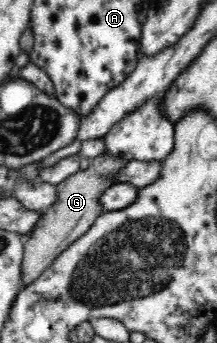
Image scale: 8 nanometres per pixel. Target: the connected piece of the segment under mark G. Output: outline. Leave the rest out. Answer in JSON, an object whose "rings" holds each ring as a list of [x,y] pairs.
{"rings":[[[103,152],[89,160],[84,171],[80,170],[55,187],[56,197],[54,203],[44,209],[42,219],[38,221],[38,227],[32,231],[32,235],[24,243],[24,256],[22,261],[22,287],[34,281],[45,269],[48,269],[56,258],[66,249],[69,249],[74,241],[82,237],[94,221],[105,212],[100,197],[104,195],[112,185],[118,184],[119,174],[126,170],[128,158],[117,157]]]}

